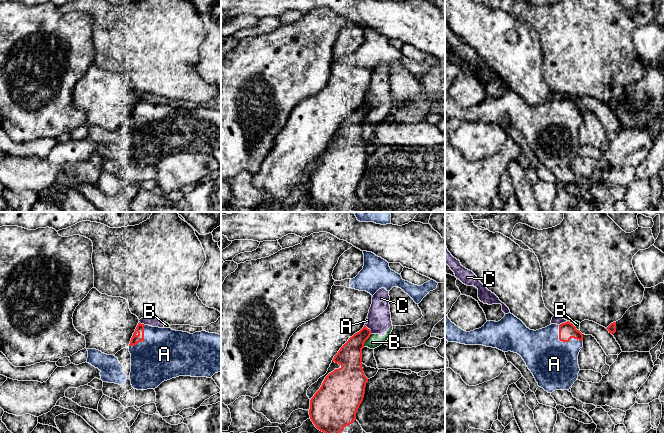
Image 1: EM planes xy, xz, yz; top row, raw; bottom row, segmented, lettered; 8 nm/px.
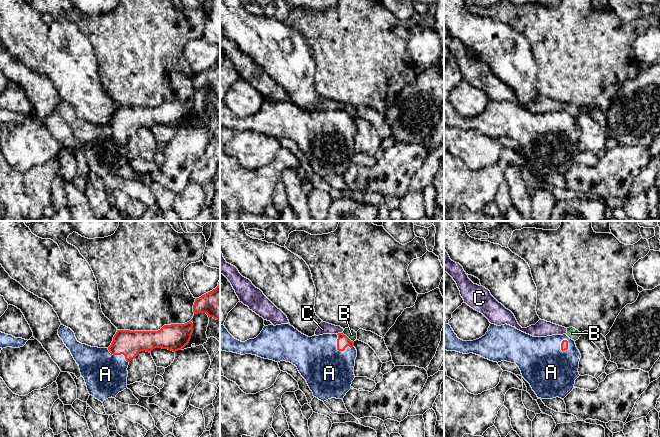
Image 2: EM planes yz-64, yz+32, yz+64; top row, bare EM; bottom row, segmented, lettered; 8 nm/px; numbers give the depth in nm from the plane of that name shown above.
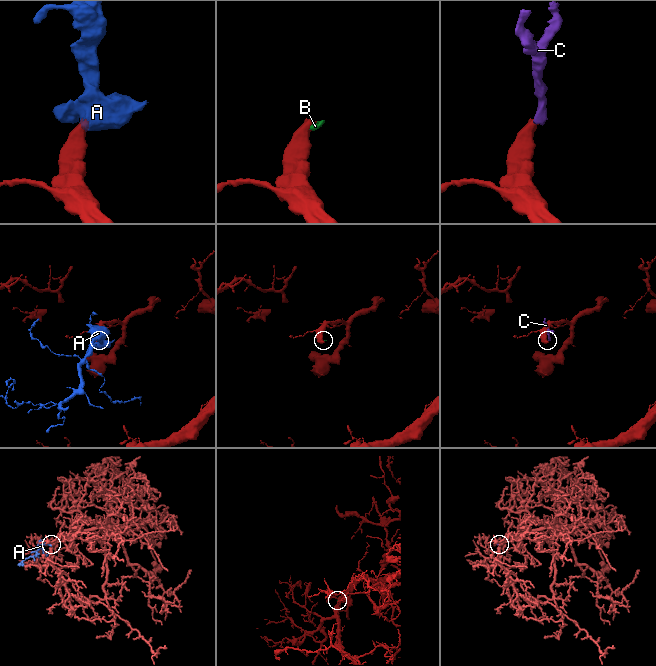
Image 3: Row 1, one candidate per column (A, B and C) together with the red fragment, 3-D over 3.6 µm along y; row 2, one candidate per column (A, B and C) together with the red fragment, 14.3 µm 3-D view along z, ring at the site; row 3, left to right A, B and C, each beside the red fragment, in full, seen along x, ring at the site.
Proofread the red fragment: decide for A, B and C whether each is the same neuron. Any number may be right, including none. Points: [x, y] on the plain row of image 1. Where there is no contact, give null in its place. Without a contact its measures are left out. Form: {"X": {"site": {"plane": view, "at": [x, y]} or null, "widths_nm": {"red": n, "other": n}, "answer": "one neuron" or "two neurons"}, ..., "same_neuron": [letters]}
{"A": {"site": {"plane": "yz", "at": [564, 117]}, "widths_nm": {"red": 140, "other": 380}, "answer": "one neuron"}, "B": {"site": {"plane": "xz", "at": [366, 115]}, "widths_nm": {"red": 200, "other": 110}, "answer": "two neurons"}, "C": {"site": {"plane": "xz", "at": [369, 105]}, "widths_nm": {"red": 180, "other": 190}, "answer": "two neurons"}, "same_neuron": ["A"]}

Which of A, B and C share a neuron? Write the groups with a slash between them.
A / B C

